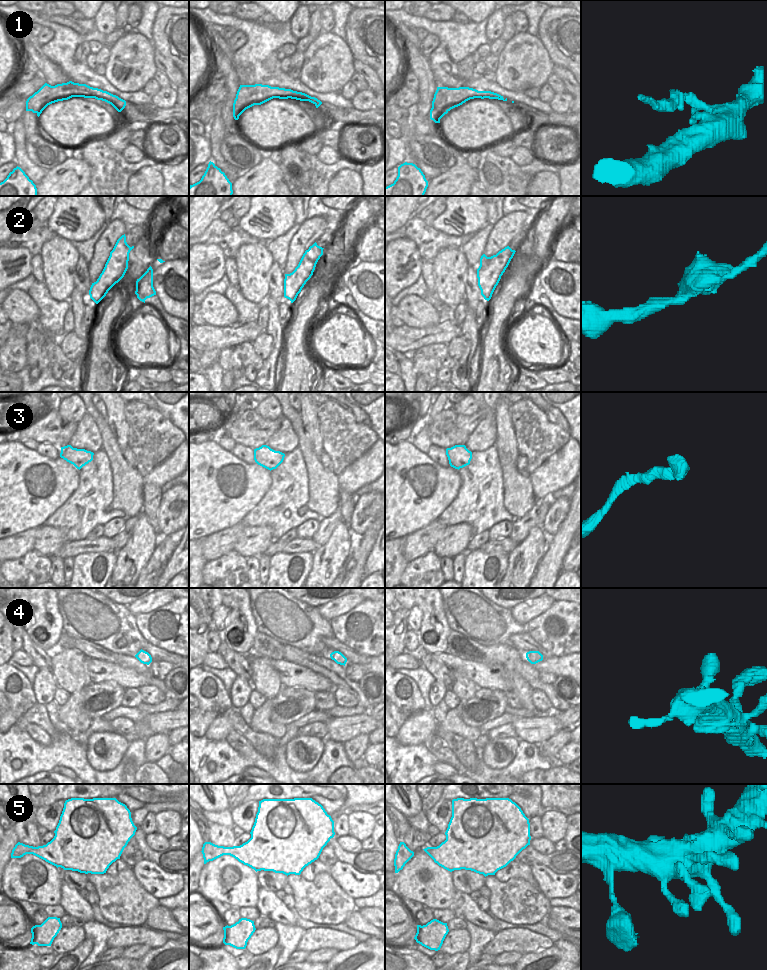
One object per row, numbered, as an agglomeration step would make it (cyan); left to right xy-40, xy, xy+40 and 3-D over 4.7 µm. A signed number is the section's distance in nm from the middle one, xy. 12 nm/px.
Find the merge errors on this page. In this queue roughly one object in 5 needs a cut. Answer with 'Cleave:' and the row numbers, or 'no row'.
Cleave: 3

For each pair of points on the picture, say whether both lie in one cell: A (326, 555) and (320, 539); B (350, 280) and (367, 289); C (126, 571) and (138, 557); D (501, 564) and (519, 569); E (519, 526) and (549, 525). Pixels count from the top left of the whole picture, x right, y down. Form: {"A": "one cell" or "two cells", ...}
{"A": "two cells", "B": "one cell", "C": "one cell", "D": "two cells", "E": "two cells"}

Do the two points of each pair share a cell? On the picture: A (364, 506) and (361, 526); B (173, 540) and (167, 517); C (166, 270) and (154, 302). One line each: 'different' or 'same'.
A: same
B: different
C: different

